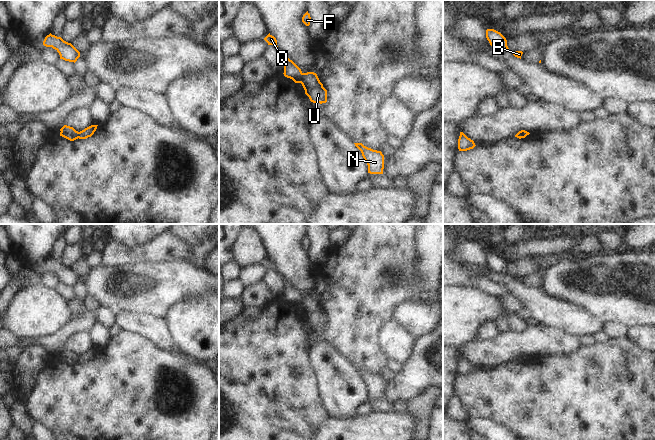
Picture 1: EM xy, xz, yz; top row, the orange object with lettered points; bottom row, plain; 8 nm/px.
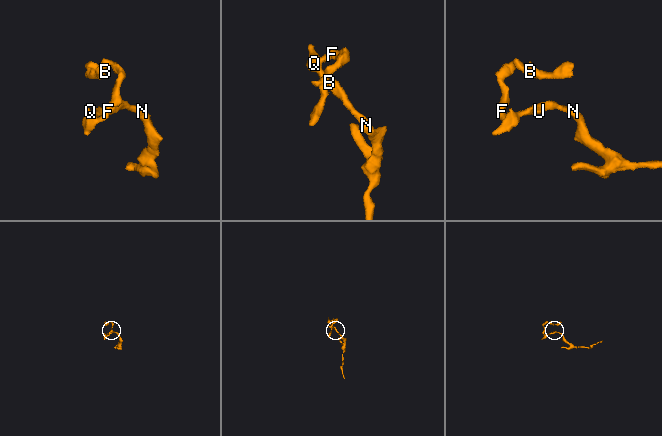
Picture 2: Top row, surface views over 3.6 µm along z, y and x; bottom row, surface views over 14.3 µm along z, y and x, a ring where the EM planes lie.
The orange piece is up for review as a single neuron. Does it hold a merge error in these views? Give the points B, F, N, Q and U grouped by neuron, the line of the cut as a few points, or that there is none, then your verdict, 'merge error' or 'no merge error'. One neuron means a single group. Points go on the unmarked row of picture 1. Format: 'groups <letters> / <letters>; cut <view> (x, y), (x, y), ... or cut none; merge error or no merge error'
groups B F Q / N U; cut xz (303, 297), (299, 306); merge error

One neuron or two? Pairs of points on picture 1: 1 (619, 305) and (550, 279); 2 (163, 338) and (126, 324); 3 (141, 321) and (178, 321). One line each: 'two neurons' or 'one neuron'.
1: one neuron
2: one neuron
3: two neurons

